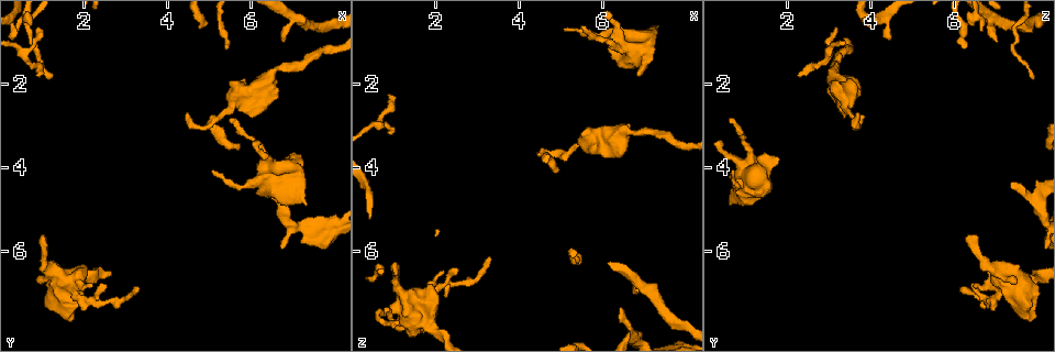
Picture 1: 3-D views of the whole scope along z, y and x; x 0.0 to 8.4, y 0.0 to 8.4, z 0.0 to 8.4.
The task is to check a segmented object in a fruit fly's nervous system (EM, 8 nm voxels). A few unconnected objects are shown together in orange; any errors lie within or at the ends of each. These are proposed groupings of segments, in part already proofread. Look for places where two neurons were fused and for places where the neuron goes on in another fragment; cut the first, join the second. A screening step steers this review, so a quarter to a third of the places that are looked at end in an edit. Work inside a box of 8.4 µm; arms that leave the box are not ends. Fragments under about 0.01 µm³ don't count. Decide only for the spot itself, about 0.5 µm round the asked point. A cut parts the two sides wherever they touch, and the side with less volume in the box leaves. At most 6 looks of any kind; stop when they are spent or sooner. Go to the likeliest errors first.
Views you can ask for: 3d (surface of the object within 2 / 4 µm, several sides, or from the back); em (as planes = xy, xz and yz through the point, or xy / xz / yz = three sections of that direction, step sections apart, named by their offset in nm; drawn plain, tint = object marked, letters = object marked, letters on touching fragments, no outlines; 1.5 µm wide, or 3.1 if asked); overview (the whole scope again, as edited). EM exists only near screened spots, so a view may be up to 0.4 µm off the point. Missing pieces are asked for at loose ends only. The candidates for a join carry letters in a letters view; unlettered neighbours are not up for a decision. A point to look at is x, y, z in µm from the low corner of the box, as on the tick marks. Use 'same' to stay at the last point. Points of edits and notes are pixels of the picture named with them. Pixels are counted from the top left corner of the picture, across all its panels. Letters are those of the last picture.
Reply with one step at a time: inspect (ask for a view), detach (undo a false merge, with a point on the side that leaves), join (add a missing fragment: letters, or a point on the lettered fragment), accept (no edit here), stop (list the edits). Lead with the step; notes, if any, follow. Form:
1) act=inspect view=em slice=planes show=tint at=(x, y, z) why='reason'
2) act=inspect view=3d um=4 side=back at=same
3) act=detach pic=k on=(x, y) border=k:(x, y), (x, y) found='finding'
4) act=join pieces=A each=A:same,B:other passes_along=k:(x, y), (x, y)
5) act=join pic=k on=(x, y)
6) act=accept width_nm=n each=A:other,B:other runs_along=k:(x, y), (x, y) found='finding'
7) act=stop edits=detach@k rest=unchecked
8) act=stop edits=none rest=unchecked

act=inspect view=em slice=planes show=plain at=(4.50, 2.75, 3.70) why='tapers out'

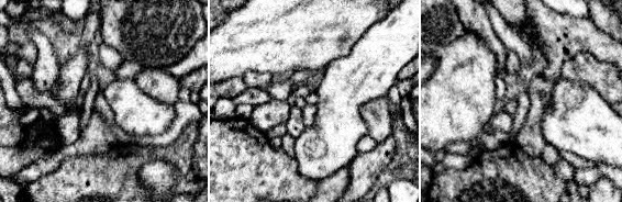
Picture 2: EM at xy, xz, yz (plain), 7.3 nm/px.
act=inspect view=em slice=planes show=letters at=same

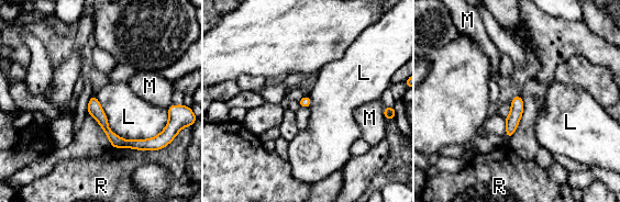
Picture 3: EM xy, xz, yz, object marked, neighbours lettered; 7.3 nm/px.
act=accept each=L:other,M:other,R:other border=3:(95, 96), (121, 137), (168, 122) found='none of them fits'

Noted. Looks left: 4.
act=inspect view=3d um=4 at=(6.75, 1.05, 7.05) why='thin end'

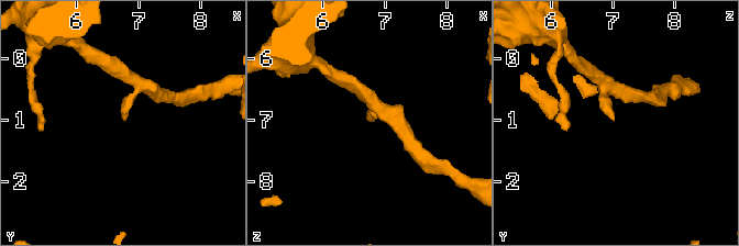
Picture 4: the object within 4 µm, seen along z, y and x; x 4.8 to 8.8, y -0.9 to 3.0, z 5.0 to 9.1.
act=inspect view=em um=3.1 slice=xy step=16 show=tint at=(6.80, 1.00, 7.00) why='now the EM'

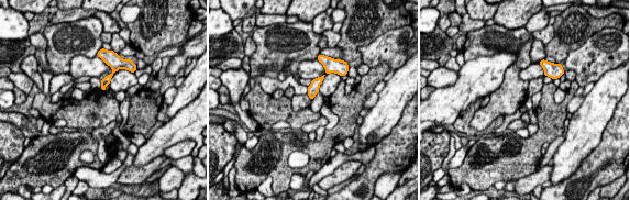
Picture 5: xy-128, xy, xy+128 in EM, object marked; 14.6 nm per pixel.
act=inspect view=em um=3.1 slice=xy step=16 show=letters at=same why='what lies round it'

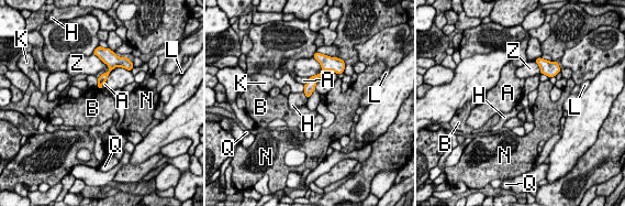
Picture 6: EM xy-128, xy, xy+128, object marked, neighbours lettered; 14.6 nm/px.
act=accept width_nm=100 each=A:other,B:other,H:other,K:other,L:other,N:other,Q:other,Z:other border=6:(314, 89), (308, 98) found='no lettered fragment goes on from it'

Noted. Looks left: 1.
act=stop edits=none rest=unchecked

